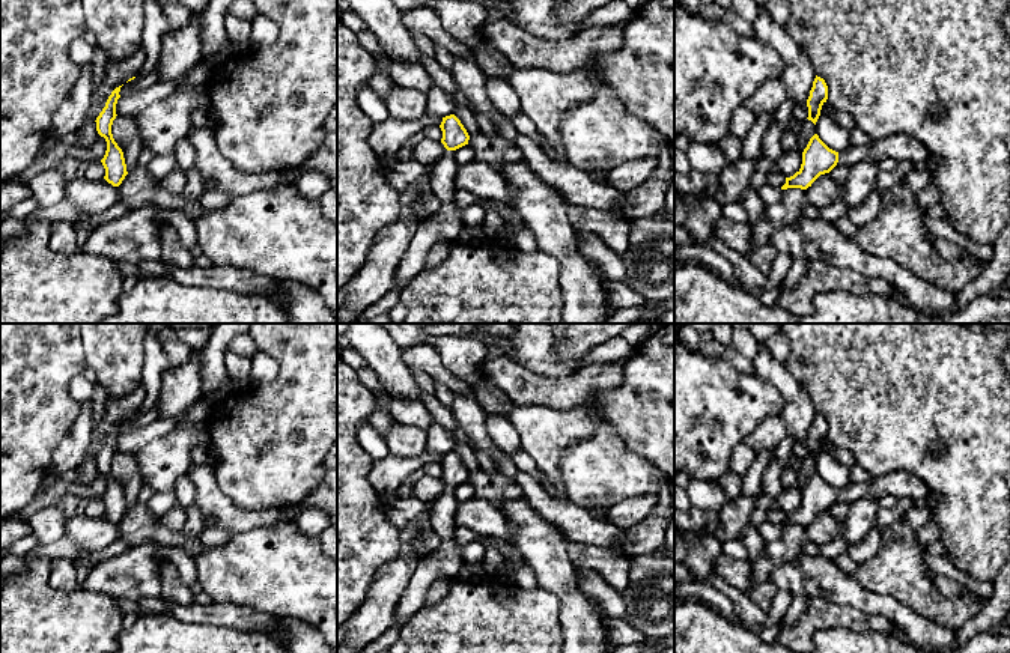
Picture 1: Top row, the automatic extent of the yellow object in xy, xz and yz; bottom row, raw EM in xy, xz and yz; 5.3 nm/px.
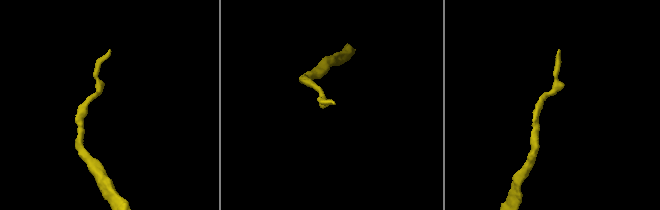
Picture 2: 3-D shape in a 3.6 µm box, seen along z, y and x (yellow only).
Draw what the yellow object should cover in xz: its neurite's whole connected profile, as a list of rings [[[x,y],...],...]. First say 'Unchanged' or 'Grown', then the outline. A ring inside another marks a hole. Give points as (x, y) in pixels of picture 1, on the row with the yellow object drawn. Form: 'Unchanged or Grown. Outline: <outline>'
Unchanged. Outline: [[[455,114],[443,117],[440,128],[443,131],[441,143],[447,150],[456,150],[468,144],[470,135]]]

